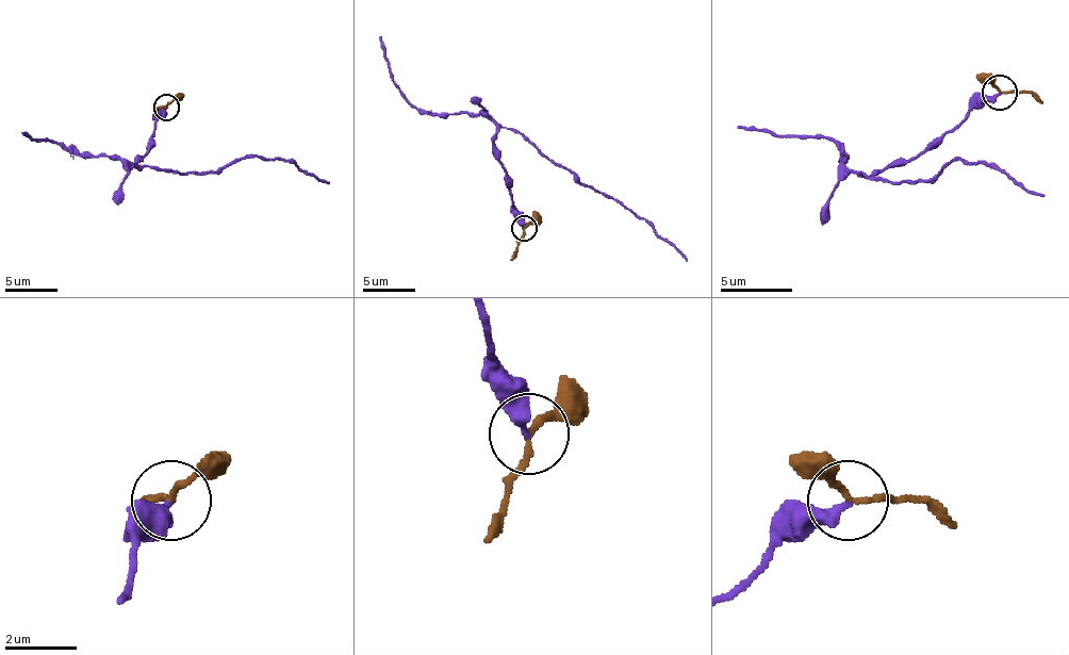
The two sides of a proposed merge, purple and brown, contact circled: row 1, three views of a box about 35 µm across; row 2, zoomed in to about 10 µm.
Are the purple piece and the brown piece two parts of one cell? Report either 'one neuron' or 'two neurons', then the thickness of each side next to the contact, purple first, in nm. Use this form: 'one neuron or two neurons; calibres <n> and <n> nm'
one neuron; calibres 360 and 170 nm

